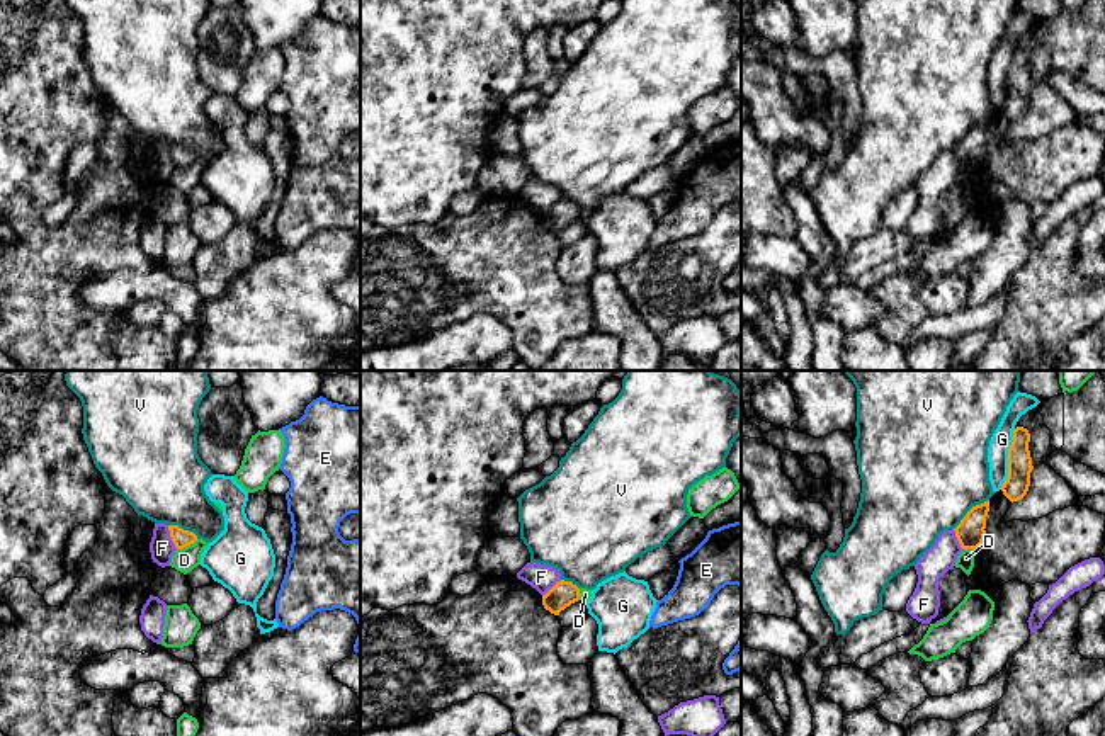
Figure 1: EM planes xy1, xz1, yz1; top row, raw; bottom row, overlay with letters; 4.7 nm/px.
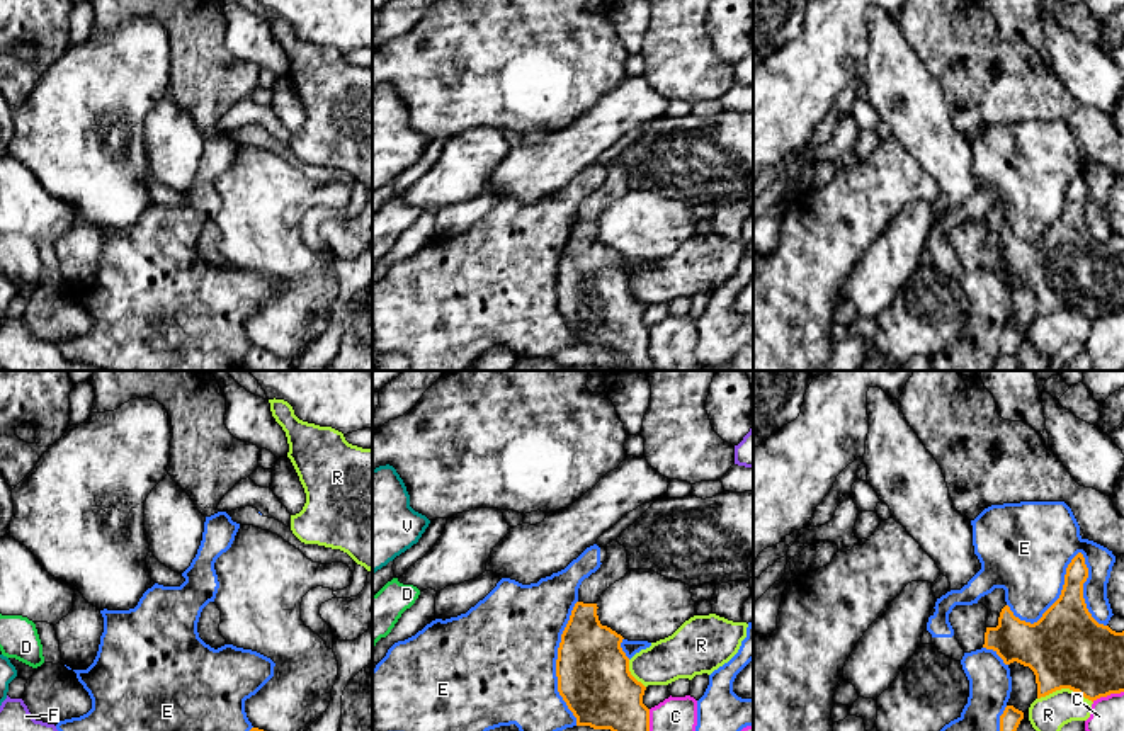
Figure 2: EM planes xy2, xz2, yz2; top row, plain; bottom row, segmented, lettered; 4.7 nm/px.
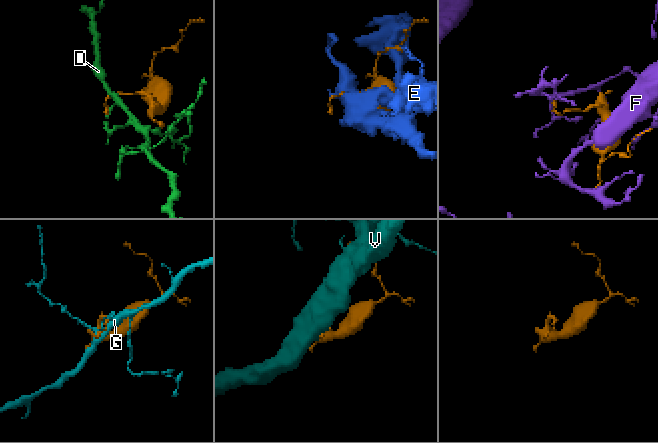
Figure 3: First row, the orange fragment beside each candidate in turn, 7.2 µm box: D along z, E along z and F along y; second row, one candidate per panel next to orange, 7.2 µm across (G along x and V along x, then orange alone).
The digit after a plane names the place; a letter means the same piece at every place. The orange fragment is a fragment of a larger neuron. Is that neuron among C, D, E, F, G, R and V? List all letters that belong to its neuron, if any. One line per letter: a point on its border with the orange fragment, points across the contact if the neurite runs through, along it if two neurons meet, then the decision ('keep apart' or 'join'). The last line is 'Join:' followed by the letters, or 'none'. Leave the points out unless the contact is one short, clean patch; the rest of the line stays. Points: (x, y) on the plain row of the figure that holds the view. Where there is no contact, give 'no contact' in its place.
C: contact xz2 (648, 349); keep apart
D: contact xy1 (187, 164); keep apart
E: contact yz2 (1070, 182); keep apart
F: contact xy1 (170, 155); border xy1 (167, 145), (169, 155), (177, 167); keep apart
G: contact yz1 (1008, 79); keep apart
R: contact yz2 (1065, 306); keep apart
V: contact yz1 (969, 130); border yz1 (988, 118), (976, 123), (954, 148); keep apart
Join: none

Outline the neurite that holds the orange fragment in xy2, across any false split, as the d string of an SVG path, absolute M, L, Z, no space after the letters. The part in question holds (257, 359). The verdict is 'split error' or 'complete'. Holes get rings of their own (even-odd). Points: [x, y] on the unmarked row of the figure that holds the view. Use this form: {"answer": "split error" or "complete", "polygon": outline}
{"answer": "complete", "polygon": "M252 347L241 362L240 371L294 371L287 360L277 359L274 354Z"}

